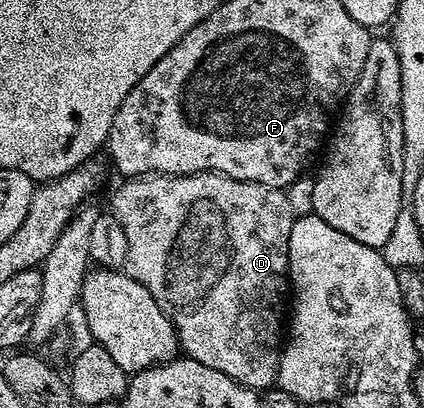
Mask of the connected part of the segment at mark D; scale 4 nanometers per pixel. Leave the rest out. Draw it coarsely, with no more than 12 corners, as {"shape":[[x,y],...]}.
{"shape":[[129,177],[122,269],[183,356],[276,385],[288,194]]}

